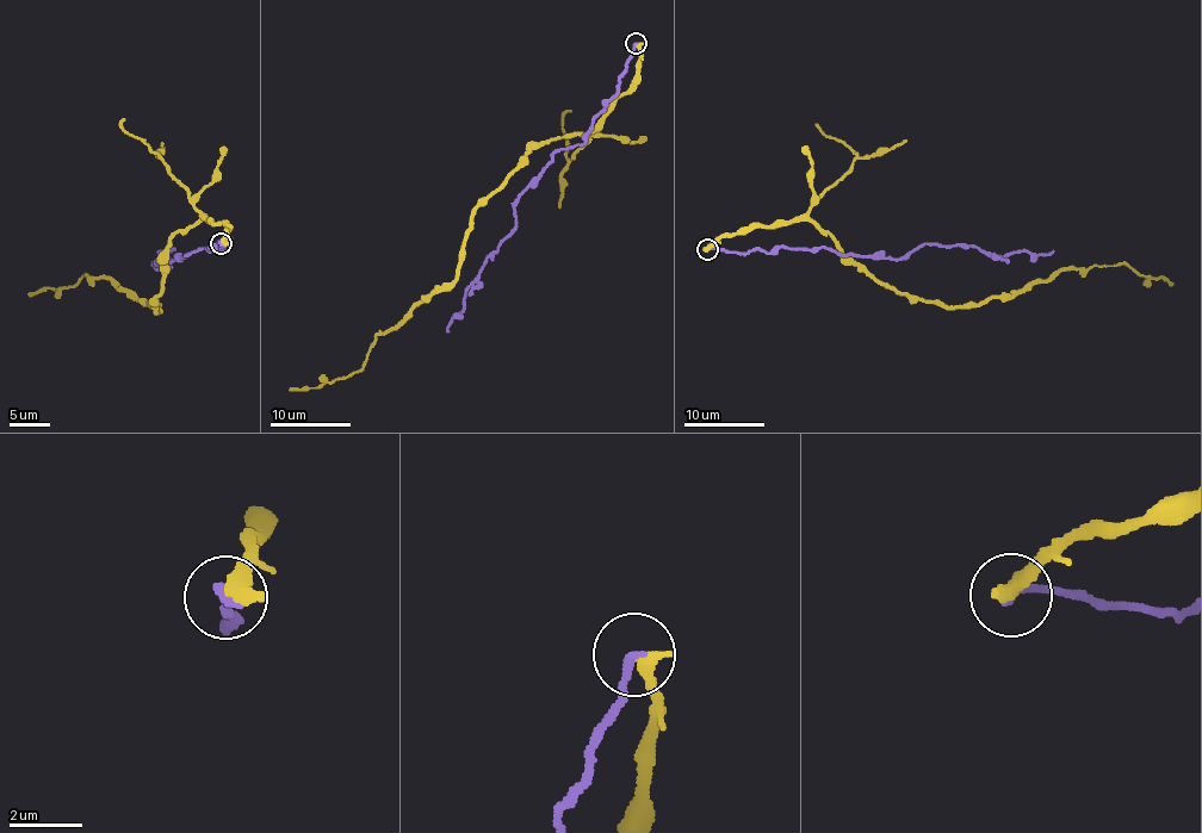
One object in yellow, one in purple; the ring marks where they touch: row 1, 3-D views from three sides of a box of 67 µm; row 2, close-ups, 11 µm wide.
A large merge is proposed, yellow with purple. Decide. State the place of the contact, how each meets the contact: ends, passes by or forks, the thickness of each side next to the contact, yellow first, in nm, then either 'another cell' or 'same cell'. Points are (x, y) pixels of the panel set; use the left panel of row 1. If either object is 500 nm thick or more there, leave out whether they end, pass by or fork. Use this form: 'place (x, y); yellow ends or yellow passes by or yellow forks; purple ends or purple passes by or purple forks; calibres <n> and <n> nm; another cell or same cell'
place (221, 243); yellow ends; purple ends; calibres 460 and 280 nm; another cell

